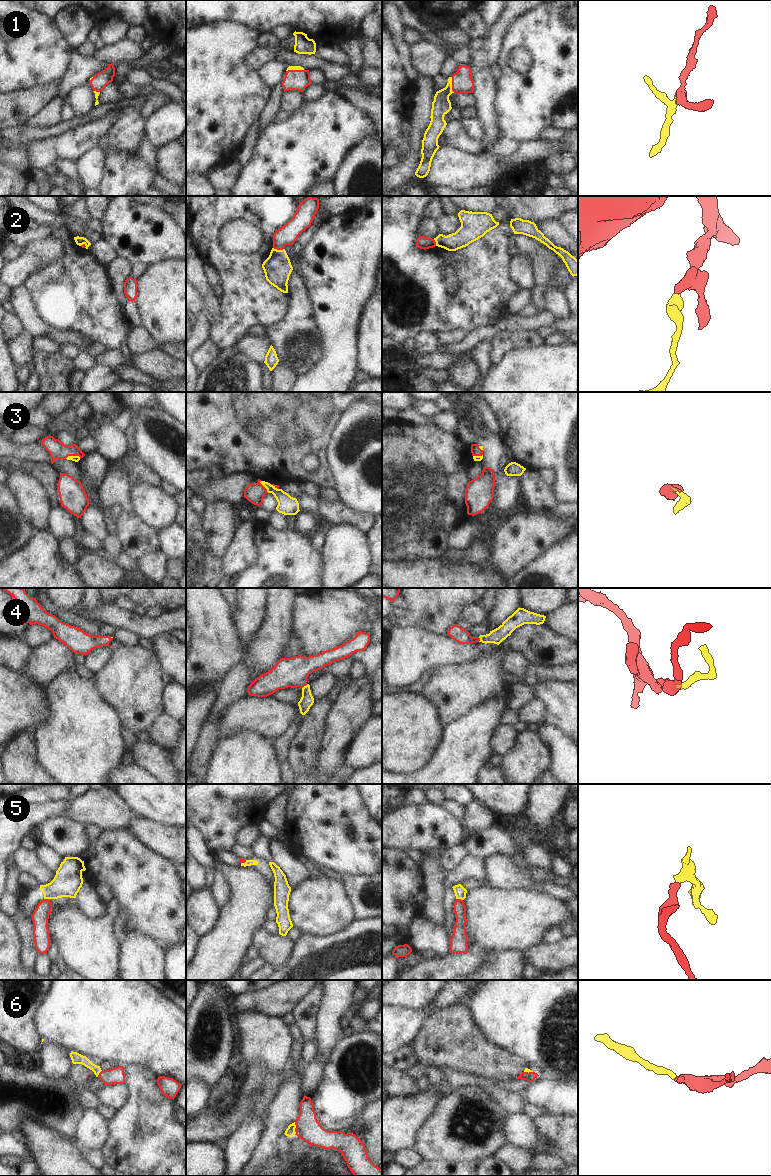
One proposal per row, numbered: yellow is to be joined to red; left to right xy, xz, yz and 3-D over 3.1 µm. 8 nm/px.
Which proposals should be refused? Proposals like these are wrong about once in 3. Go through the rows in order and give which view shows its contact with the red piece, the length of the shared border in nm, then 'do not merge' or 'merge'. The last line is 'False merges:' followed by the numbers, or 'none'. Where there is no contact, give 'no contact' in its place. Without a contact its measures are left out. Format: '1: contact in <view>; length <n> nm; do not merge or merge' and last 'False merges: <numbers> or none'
1: contact in xz; length 150 nm; merge
2: contact in xz; length 90 nm; merge
3: contact in xy; length 130 nm; merge
4: contact in xz; length 60 nm; merge
5: contact in yz; length 60 nm; do not merge
6: contact in xz; length 100 nm; merge
False merges: 5

